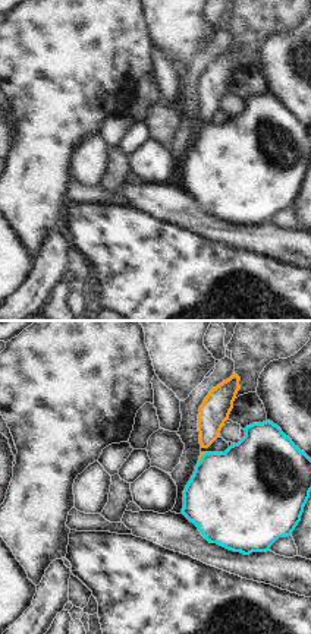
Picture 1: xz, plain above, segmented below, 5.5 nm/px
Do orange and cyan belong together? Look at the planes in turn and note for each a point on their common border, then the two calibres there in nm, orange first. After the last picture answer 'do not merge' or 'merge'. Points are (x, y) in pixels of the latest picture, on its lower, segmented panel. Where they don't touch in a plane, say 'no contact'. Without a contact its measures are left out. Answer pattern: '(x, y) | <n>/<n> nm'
(200, 459) | 20/460 nm

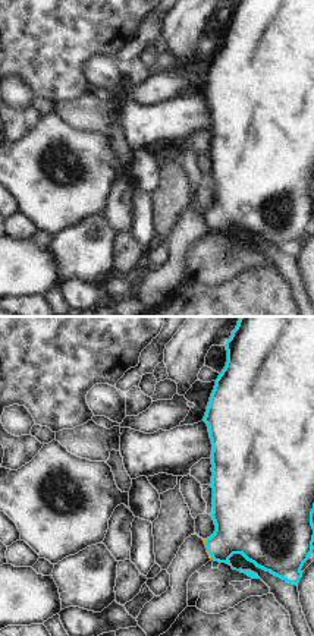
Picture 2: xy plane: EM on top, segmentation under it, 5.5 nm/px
(209, 554) | 20/320 nm

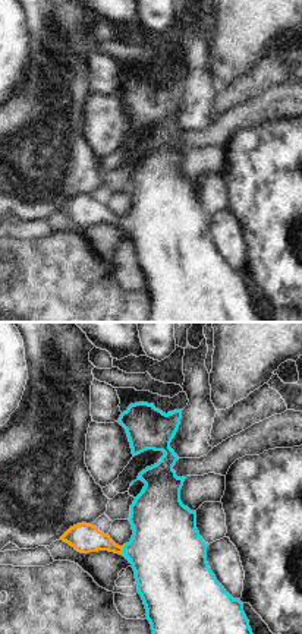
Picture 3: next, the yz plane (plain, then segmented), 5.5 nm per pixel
(122, 554) | 160/400 nm

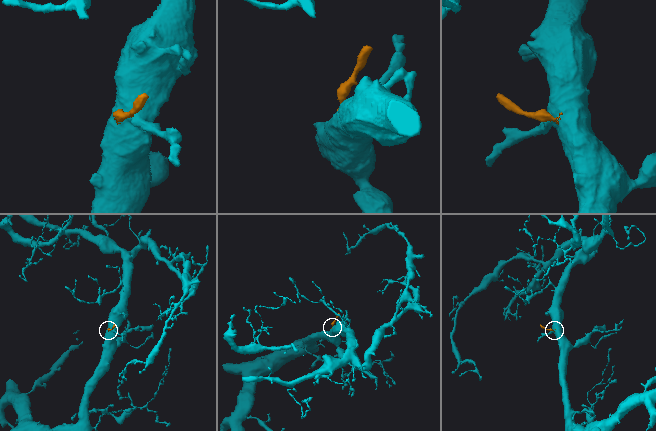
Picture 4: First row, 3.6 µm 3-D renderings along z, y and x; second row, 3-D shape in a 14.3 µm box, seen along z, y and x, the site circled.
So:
merge

